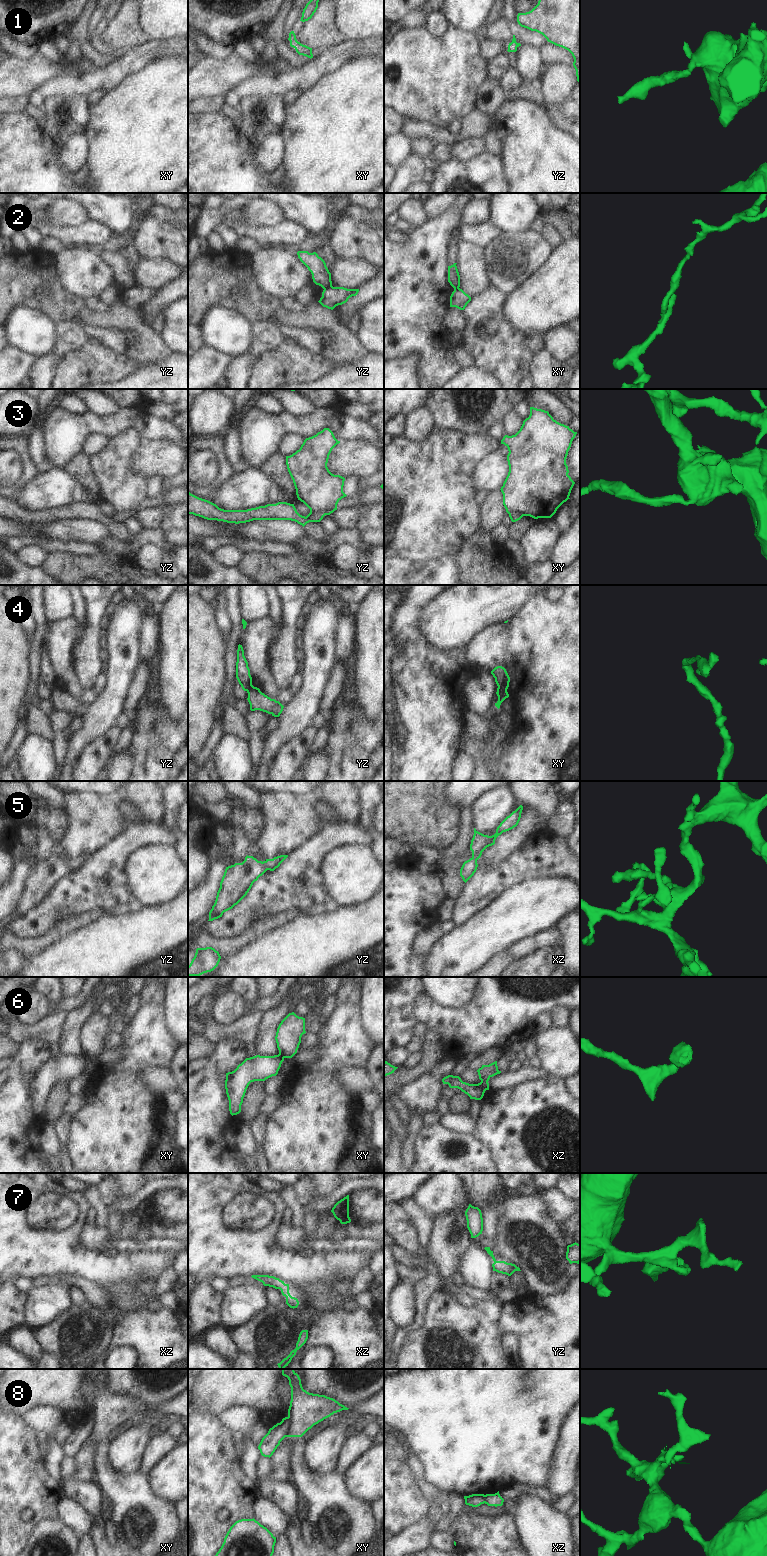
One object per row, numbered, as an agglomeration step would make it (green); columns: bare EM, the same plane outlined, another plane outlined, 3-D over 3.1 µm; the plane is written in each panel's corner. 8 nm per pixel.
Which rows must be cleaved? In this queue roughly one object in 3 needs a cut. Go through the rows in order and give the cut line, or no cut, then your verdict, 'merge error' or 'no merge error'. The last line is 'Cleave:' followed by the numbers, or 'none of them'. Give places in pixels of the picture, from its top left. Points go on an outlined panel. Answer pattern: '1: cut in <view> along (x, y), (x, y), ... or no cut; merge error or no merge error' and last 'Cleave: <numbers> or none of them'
1: no cut; no merge error
2: cut in yz along (331, 285), (324, 289); merge error
3: cut in xy along (508, 513), (519, 512), (522, 516); merge error
4: cut in xy along (498, 686), (506, 690); merge error
5: no cut; no merge error
6: cut in xz along (477, 1084), (485, 1090); merge error
7: no cut; no merge error
8: cut in xy along (288, 1417), (289, 1430), (285, 1436); merge error
Cleave: 2, 3, 4, 6, 8

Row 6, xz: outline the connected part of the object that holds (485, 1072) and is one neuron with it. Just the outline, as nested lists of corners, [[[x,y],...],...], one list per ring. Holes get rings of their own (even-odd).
[[[497,1061],[489,1065],[482,1065],[482,1067],[477,1070],[477,1072],[479,1079],[481,1080],[478,1085],[481,1086],[485,1091],[489,1090],[489,1079],[501,1073],[501,1071],[498,1070]]]

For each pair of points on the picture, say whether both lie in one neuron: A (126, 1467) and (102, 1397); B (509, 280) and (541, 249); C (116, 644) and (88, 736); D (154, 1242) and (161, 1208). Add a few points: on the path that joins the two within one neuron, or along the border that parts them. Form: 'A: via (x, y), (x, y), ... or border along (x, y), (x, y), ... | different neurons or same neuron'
A: border along (109, 1441), (108, 1462), (110, 1465) | different neurons
B: via (517, 272), (533, 256) | same neuron
C: via (116, 667), (116, 690), (109, 706), (103, 713) | same neuron
D: border along (155, 1220), (174, 1220), (177, 1222) | different neurons

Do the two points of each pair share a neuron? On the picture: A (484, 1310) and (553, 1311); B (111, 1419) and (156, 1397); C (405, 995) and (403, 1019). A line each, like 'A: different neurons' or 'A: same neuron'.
A: different neurons
B: different neurons
C: same neuron

